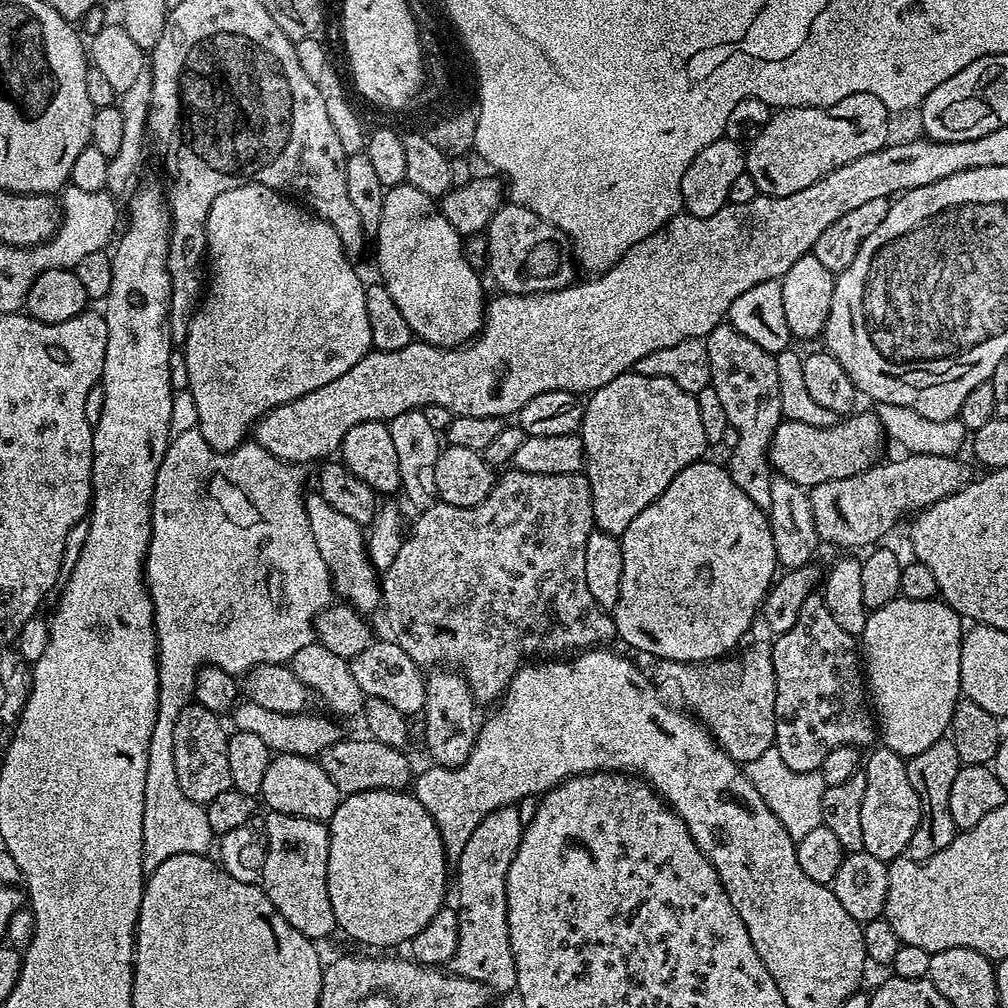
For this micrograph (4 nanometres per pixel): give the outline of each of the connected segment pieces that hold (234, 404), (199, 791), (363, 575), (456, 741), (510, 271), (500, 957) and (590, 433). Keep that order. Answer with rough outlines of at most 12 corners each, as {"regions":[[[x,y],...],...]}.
{"regions":[[[261,184],[214,198],[182,349],[232,452],[373,351],[338,230]],[[190,702],[174,722],[174,771],[205,806],[232,787],[230,732]],[[319,494],[304,509],[335,595],[382,604],[365,529]],[[456,670],[425,679],[424,744],[457,768],[476,741],[477,701]],[[501,203],[486,229],[501,293],[557,292],[577,279],[562,230]],[[515,804],[474,826],[454,861],[451,975],[516,990],[506,874]],[[635,370],[578,435],[599,531],[626,526],[710,448],[695,395]]]}

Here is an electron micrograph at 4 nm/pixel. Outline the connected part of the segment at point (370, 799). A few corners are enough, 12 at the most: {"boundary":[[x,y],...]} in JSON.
{"boundary":[[408,790],[327,821],[337,929],[407,945],[445,907],[448,859]]}

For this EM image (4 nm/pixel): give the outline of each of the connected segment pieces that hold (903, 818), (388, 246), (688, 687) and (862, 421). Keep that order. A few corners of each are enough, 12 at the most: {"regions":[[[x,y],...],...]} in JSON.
{"regions":[[[867,753],[862,768],[865,852],[907,853],[920,821],[905,757]],[[387,189],[379,279],[413,337],[459,348],[484,326],[481,273],[440,205]],[[769,641],[736,680],[659,661],[683,707],[741,766],[776,743]],[[875,411],[781,420],[768,459],[805,490],[881,459]]]}

